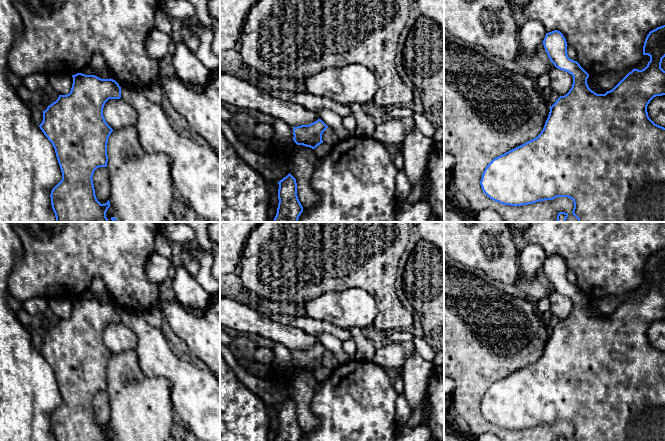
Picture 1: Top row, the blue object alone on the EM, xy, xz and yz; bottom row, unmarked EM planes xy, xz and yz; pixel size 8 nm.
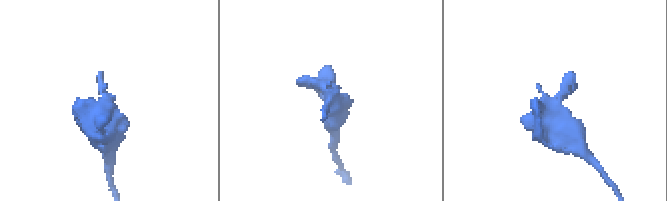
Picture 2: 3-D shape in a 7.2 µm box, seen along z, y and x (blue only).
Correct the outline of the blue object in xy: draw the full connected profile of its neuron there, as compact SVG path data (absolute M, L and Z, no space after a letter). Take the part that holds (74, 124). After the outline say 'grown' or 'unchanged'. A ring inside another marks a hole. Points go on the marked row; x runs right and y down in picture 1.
M72 75L69 94L58 99L43 111L40 129L52 143L62 172L62 180L52 189L50 197L56 222L109 222L106 212L109 200L101 204L95 195L94 171L107 167L107 143L113 129L103 116L103 108L109 99L121 98L121 87L113 79L101 79L95 75Z; unchanged

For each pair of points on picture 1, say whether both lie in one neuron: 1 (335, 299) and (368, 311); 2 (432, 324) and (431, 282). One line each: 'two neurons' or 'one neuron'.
1: one neuron
2: one neuron

